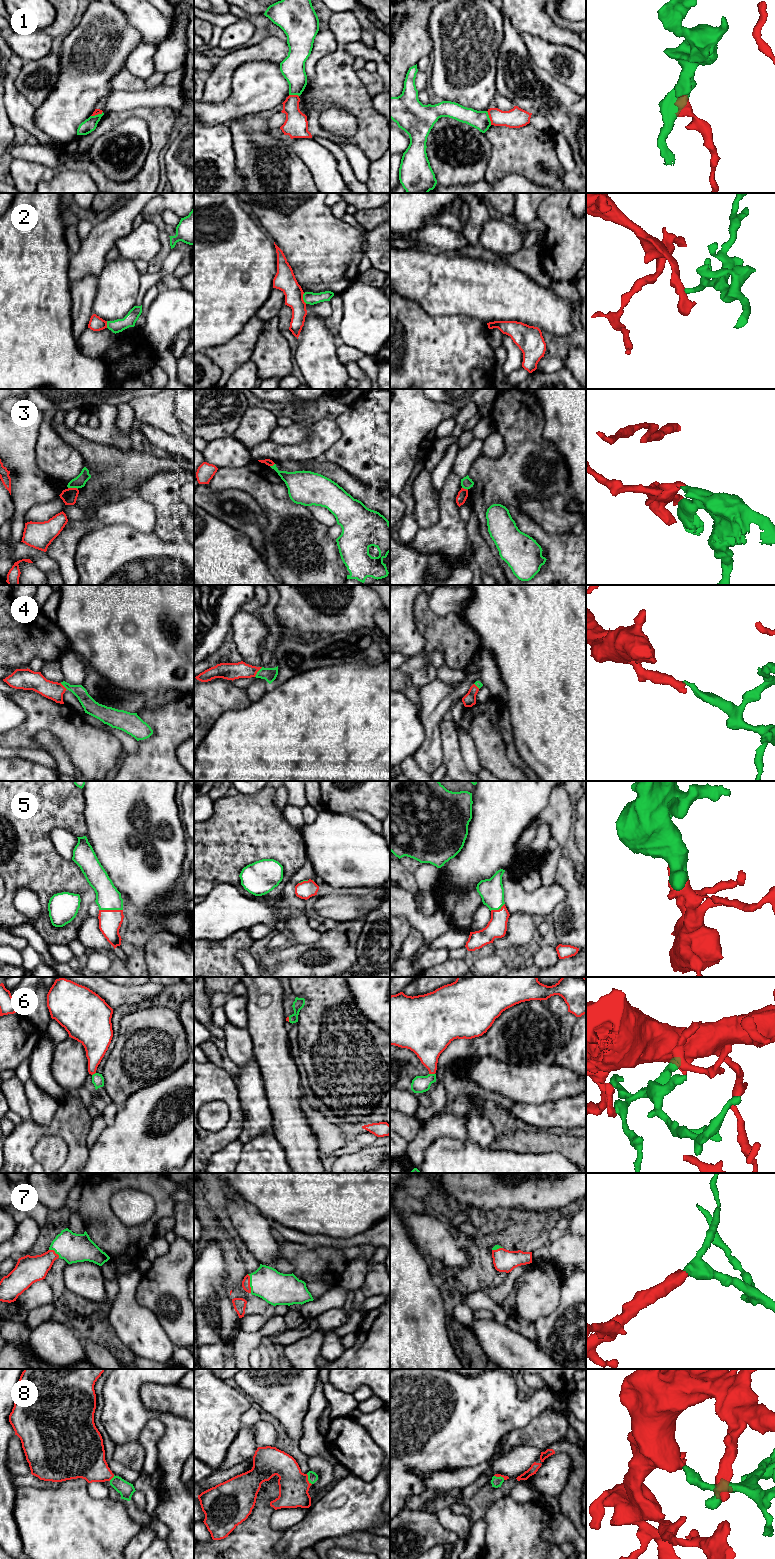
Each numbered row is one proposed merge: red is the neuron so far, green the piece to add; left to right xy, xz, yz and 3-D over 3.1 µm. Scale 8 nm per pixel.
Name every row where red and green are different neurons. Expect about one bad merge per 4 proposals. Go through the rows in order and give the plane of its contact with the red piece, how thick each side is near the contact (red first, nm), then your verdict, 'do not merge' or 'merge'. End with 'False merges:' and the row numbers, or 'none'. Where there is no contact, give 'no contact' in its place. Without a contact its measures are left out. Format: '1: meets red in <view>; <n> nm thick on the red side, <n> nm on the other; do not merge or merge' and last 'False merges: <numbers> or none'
1: meets red in yz; 160 nm thick on the red side, 150 nm on the other; do not merge
2: meets red in xz; 170 nm thick on the red side, 100 nm on the other; do not merge
3: meets red in xy; 130 nm thick on the red side, 90 nm on the other; do not merge
4: meets red in xz; 140 nm thick on the red side, 110 nm on the other; merge
5: meets red in xy; 180 nm thick on the red side, 190 nm on the other; merge
6: meets red in yz; 260 nm thick on the red side, 140 nm on the other; merge
7: meets red in xz; 60 nm thick on the red side, 260 nm on the other; merge
8: meets red in xz; 240 nm thick on the red side, 80 nm on the other; merge
False merges: 1, 2, 3

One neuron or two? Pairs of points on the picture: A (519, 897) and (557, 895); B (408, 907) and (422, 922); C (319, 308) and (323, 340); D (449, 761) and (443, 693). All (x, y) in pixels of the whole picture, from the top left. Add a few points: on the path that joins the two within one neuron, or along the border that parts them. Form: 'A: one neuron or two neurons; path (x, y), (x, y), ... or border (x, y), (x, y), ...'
A: one neuron; path (528, 898), (545, 898), (548, 896)
B: one neuron; path (411, 911), (418, 918)
C: two neurons; border (312, 305), (312, 311), (324, 318)
D: two neurons; border (448, 716), (440, 724), (441, 741)

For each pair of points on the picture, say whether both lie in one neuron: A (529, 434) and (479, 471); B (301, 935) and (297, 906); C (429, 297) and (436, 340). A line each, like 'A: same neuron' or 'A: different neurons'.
A: same neuron
B: same neuron
C: different neurons

